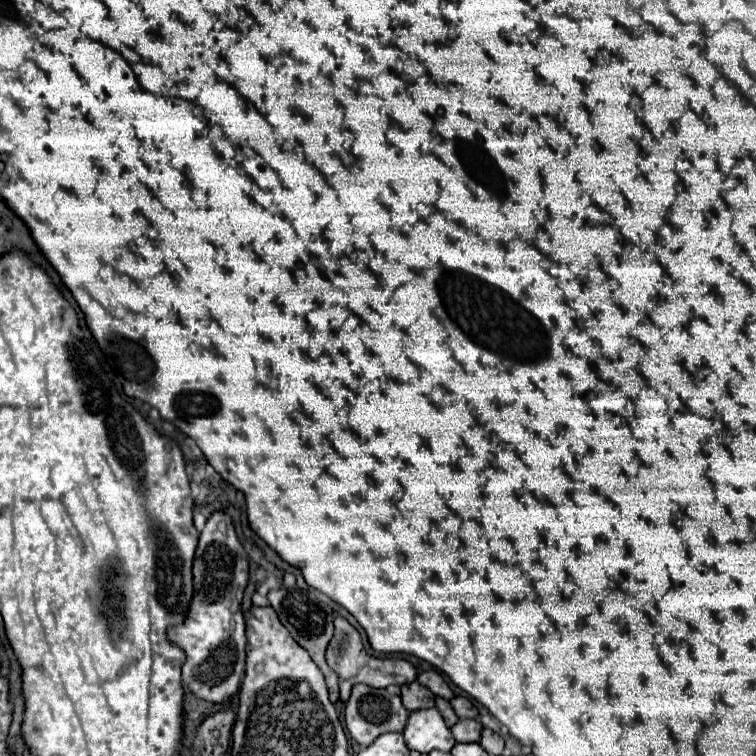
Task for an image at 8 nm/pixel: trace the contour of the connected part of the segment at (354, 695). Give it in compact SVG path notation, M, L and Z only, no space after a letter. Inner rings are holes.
M355 684L355 688L351 690L351 698L345 704L345 726L351 738L361 746L369 746L377 736L385 732L403 732L407 718L409 718L409 712L401 704L399 696L389 694L387 690L365 686L365 684Z

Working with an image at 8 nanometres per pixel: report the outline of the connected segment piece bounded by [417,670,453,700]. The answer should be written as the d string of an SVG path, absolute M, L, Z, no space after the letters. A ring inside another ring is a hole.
M429 670L429 672L421 672L419 676L417 676L417 682L419 684L423 684L425 688L429 688L435 696L441 696L441 698L453 698L453 692L451 692L451 688L447 686L447 682L443 680L443 676L439 674L439 672L435 672L435 670Z

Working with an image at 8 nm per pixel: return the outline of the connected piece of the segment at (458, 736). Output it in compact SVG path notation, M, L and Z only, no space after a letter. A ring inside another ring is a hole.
M459 720L451 732L457 742L479 742L481 738L481 724L477 720Z

